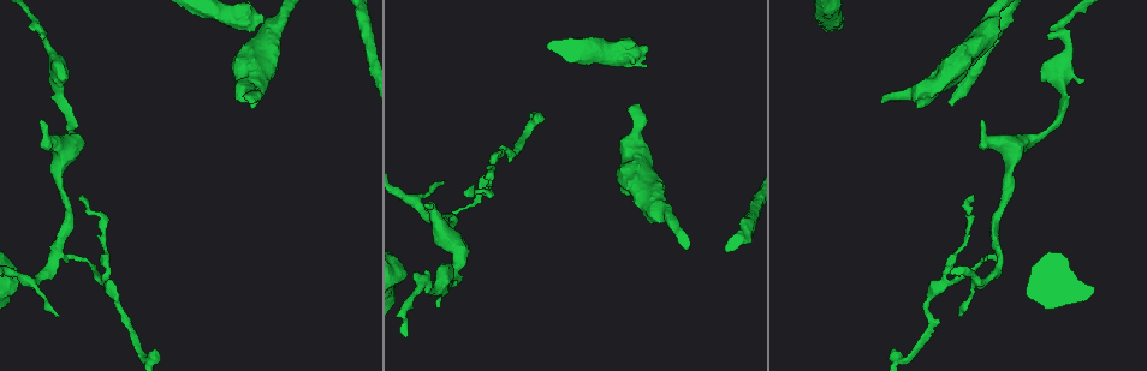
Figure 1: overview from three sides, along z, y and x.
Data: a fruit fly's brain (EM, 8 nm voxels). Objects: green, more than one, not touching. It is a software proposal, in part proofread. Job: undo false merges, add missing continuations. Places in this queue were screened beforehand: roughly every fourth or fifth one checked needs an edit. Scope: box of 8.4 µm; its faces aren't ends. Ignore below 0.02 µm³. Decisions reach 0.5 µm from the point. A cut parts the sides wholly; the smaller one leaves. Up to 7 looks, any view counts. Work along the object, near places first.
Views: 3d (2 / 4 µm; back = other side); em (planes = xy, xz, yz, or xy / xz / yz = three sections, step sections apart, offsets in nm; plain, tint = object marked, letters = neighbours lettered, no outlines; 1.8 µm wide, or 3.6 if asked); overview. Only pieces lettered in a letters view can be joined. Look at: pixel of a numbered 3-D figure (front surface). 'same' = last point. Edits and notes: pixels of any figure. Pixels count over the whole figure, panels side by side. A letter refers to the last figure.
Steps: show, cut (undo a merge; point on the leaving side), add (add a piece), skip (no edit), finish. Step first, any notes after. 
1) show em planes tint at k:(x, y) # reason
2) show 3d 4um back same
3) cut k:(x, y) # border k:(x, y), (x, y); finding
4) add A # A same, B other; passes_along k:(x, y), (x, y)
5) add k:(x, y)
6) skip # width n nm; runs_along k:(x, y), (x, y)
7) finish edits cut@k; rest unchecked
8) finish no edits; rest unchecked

show em xz step 8 letters at 1:(633, 105) # stops while still wide

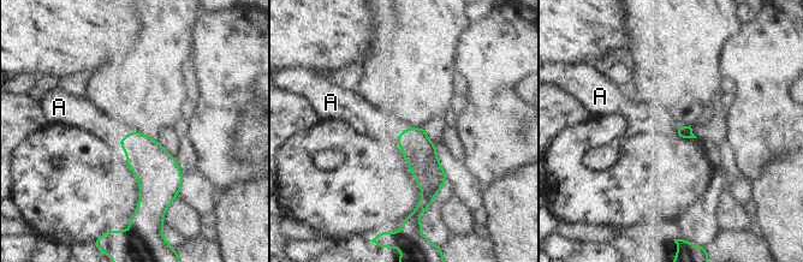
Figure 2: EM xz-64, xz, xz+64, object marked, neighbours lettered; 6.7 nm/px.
show em planes letters same

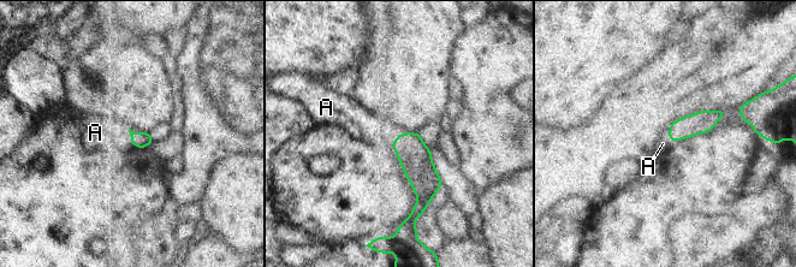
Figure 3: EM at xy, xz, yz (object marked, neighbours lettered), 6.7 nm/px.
add A # A same; passes_along 3:(141, 140), (131, 137), (95, 132); the neuron continues

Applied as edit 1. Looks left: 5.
show em planes letters at 1:(646, 67)

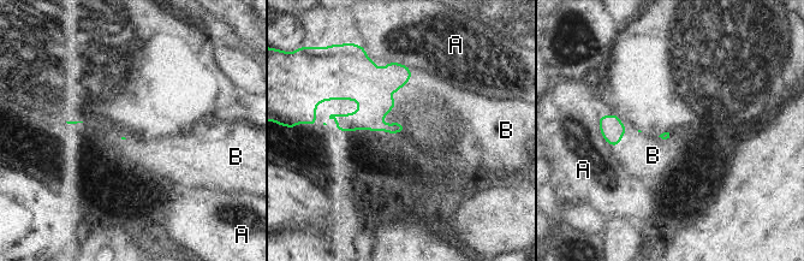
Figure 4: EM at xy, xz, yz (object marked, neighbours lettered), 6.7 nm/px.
add B # longest_contact B 130 nm; A other, B same; passes_along 4:(364, 82), (393, 106), (429, 100); the neuron continues

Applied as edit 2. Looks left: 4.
show overview # see it whole again

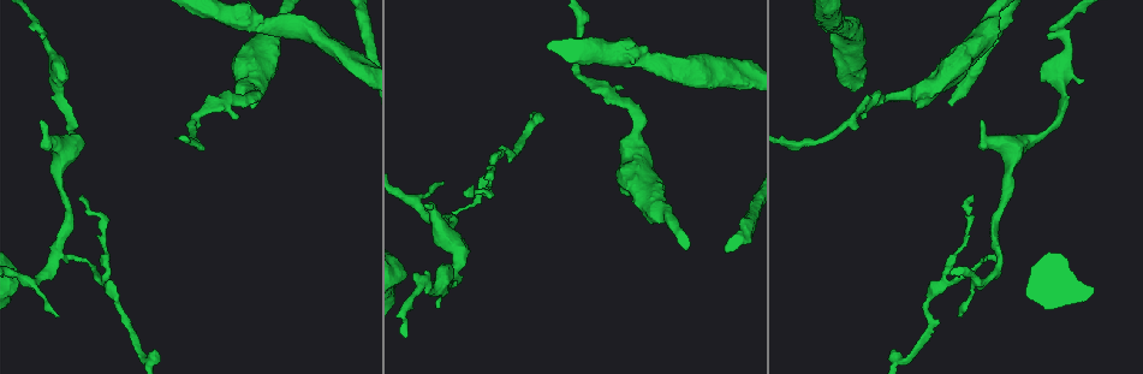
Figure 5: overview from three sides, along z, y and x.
show em planes letters at 5:(58, 251) # abrupt turn

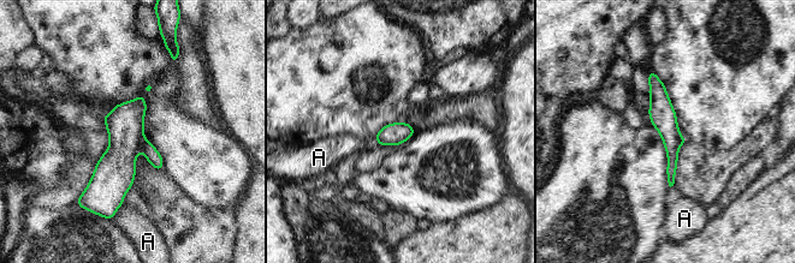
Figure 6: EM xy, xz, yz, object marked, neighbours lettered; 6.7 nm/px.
cut 6:(149, 151) # A other; border 6:(144, 139), (140, 147); a second neuron is stuck on

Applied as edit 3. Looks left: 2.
finish edits add@3, add@4, cut@6; rest unchecked

